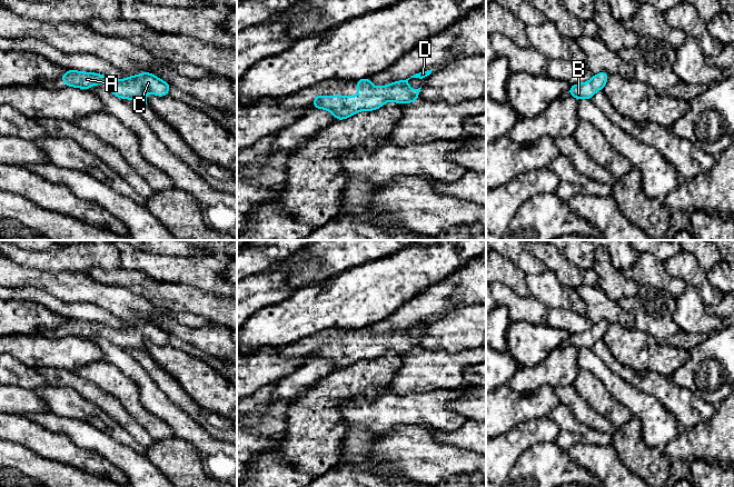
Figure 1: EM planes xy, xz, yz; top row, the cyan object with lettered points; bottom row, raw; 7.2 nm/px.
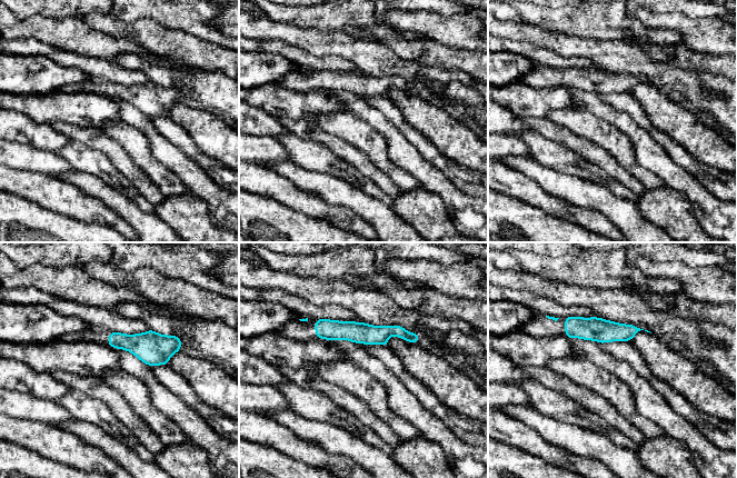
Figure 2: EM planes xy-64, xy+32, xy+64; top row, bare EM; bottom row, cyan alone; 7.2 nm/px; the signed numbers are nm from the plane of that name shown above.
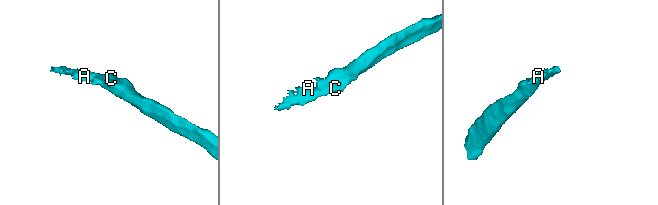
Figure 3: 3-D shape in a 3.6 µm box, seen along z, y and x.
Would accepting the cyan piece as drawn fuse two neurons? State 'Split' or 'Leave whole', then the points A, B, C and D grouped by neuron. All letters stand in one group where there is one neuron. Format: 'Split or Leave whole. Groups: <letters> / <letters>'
Leave whole. Groups: A B C D

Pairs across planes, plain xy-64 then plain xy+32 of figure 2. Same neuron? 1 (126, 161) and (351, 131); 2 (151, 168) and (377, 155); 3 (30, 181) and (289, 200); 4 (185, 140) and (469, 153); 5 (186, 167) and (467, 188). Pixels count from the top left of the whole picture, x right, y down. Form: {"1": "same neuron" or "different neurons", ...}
{"1": "different neurons", "2": "same neuron", "3": "same neuron", "4": "different neurons", "5": "different neurons"}

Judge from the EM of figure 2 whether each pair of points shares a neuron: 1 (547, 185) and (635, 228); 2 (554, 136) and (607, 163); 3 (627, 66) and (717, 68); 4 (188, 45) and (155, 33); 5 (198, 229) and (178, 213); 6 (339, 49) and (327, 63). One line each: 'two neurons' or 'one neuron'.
1: one neuron
2: one neuron
3: two neurons
4: one neuron
5: one neuron
6: two neurons

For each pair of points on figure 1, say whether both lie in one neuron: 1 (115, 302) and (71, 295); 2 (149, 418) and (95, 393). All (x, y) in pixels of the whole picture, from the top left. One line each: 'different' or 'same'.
1: same
2: different

